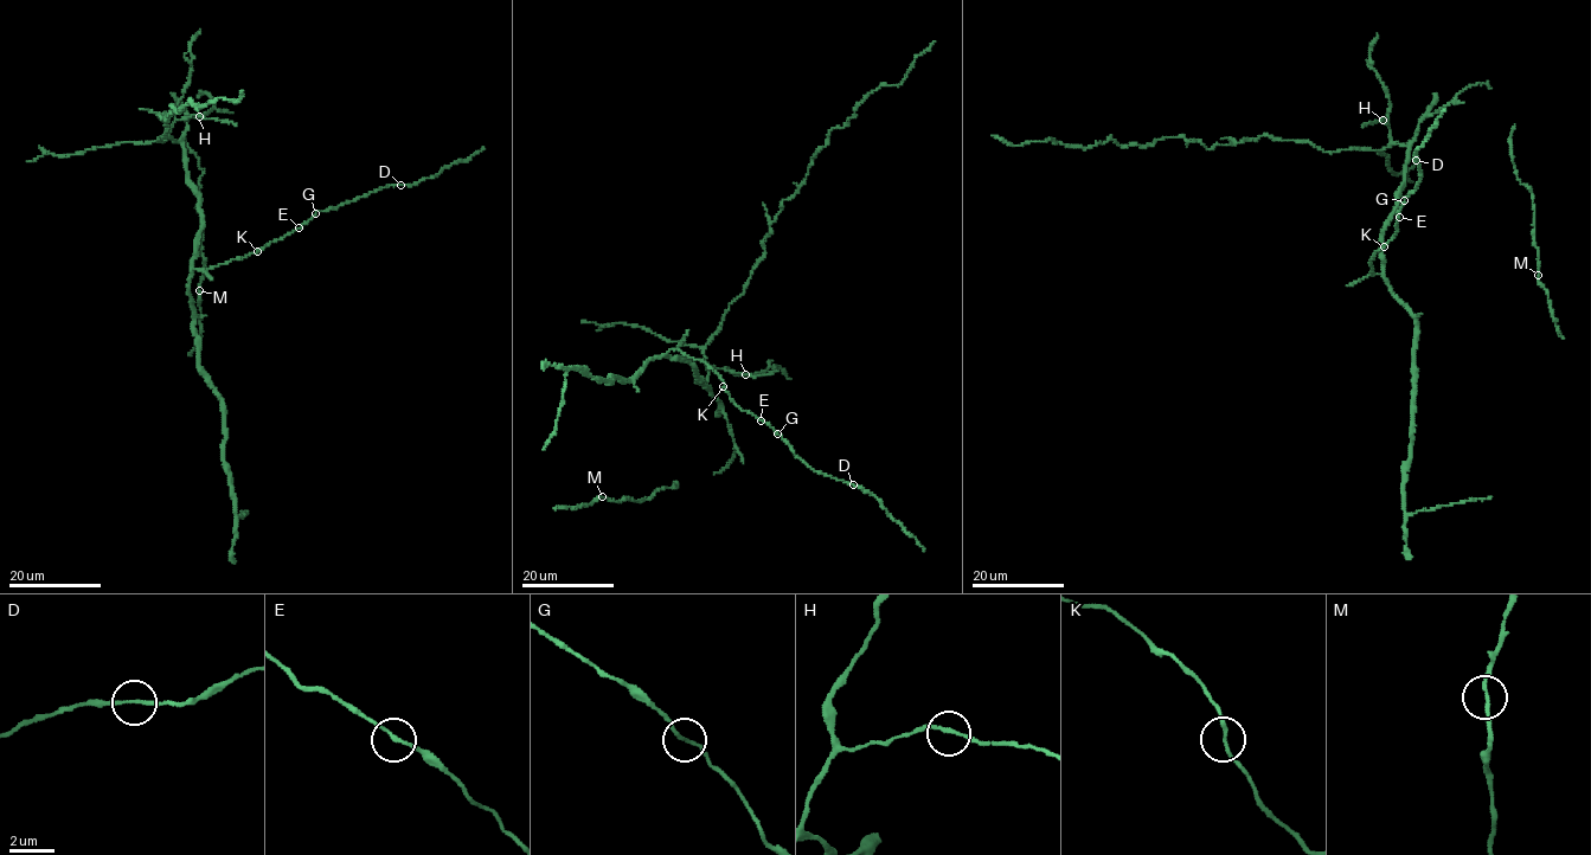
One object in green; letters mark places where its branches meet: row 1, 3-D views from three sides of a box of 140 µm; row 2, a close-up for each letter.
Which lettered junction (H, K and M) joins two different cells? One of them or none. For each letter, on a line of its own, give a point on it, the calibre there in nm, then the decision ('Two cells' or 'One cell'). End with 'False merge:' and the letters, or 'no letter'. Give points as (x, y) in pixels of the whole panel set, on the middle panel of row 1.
H: Place: (745, 374). Thickness 150 nm. One cell
K: Place: (723, 386). Thickness 150 nm. One cell
M: Place: (602, 496). Thickness 140 nm. One cell
False merge: no letter

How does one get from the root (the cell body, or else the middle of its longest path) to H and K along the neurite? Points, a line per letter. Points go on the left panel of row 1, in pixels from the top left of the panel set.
H: (185, 153), (183, 142), (168, 136), (168, 129), (175, 120), (199, 116)
K: (185, 153), (186, 181), (198, 198), (201, 223), (193, 270), (213, 268), (257, 251)

